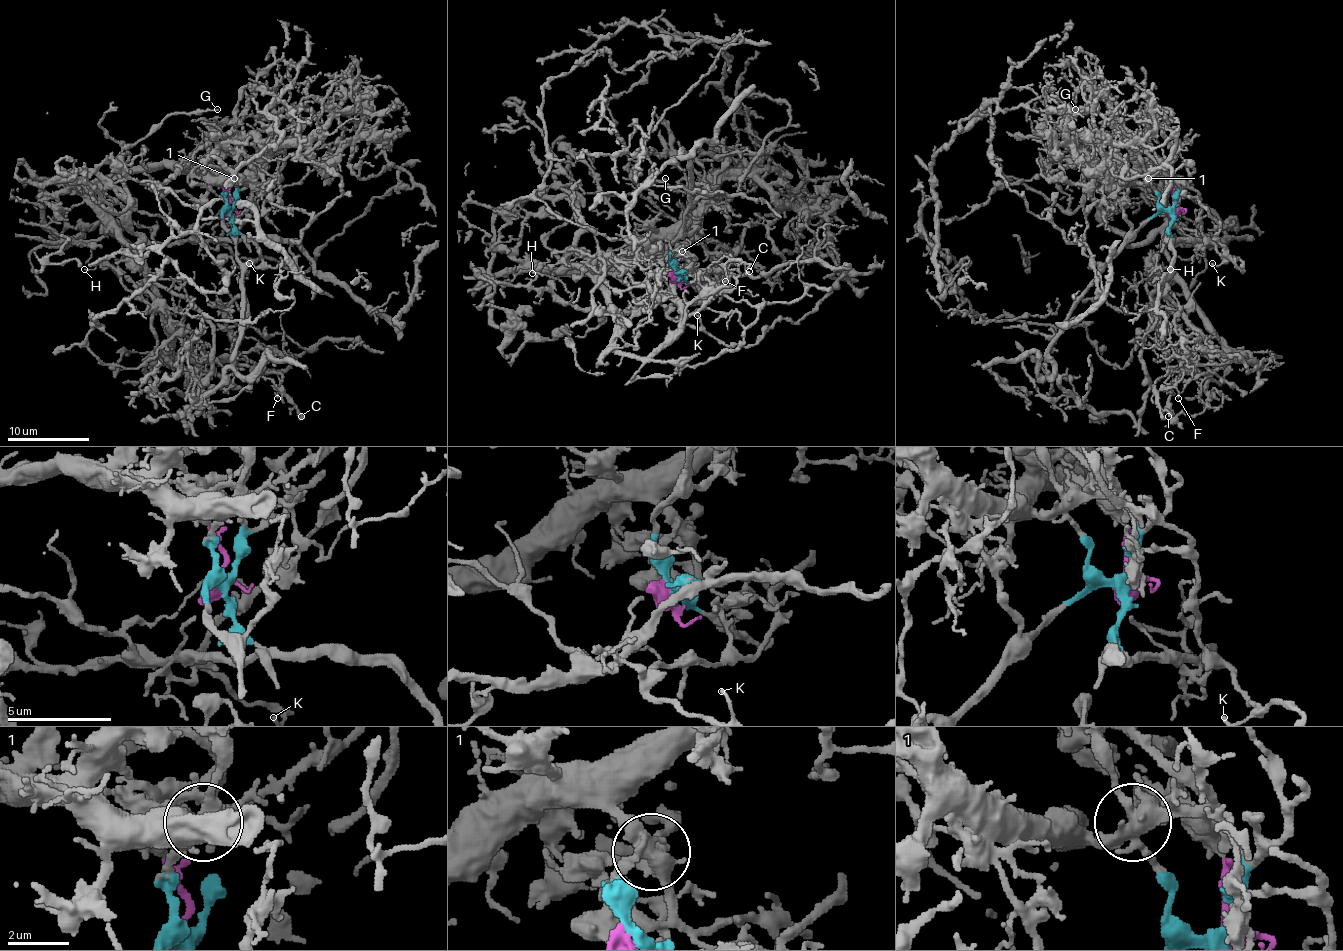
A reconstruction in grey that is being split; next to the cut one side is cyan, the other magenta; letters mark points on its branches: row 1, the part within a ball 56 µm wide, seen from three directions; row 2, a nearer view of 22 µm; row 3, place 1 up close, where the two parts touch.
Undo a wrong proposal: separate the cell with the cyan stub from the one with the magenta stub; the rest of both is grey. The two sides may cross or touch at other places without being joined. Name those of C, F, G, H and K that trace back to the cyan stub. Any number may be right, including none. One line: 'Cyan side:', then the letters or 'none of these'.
Cyan side: G, H, K

